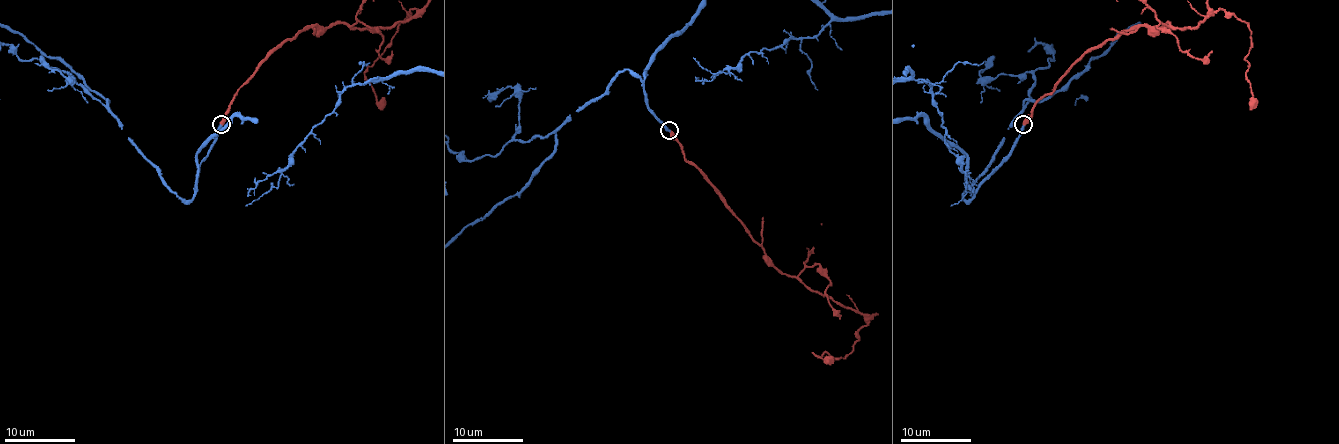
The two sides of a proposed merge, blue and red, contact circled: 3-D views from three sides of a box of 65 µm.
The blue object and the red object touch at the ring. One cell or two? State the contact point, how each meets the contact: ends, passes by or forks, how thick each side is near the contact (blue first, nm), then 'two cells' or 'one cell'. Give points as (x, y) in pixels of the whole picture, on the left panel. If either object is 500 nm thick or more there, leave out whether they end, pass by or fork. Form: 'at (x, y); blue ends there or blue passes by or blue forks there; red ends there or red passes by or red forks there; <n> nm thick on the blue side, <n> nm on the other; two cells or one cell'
at (221, 124); blue ends there; red ends there; 300 nm thick on the blue side, 420 nm on the other; one cell

